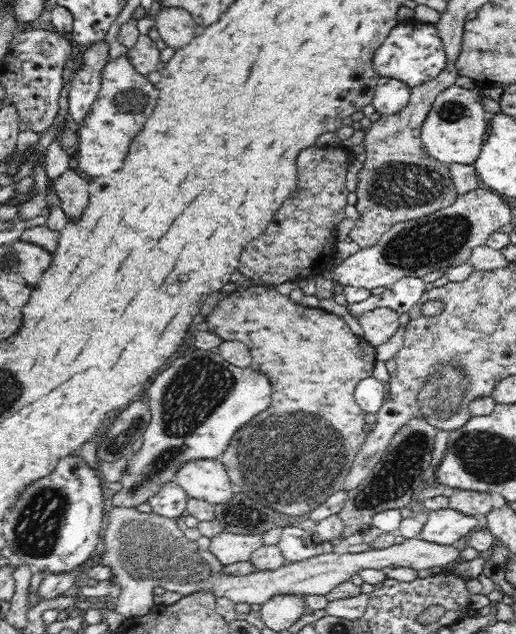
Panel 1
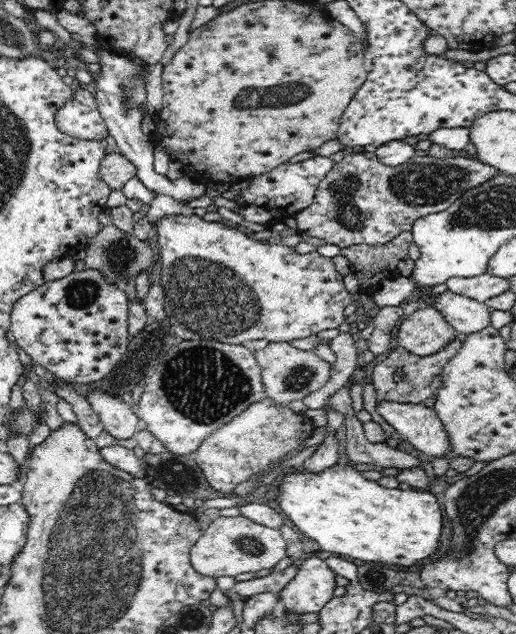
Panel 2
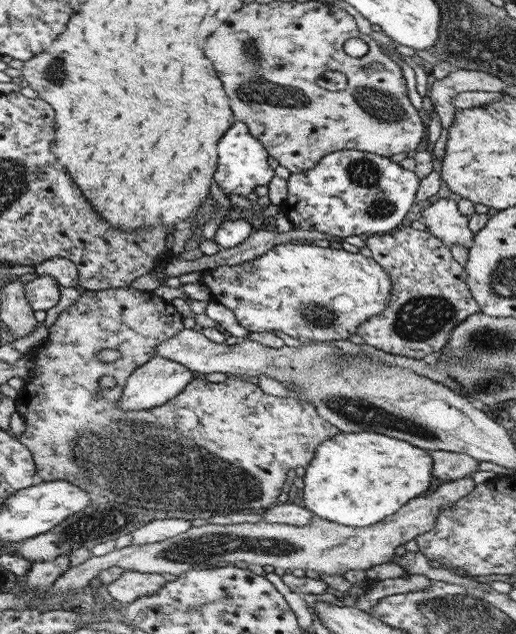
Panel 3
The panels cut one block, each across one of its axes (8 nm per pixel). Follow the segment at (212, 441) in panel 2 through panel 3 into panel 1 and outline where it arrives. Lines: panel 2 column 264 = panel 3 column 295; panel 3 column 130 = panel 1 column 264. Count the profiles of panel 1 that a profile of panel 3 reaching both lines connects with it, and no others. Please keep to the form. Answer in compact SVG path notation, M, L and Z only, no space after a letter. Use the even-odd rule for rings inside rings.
M254 285L252 288L241 289L225 300L221 300L216 308L206 316L209 331L220 336L223 341L239 341L250 349L251 357L253 358L251 367L256 370L261 370L264 374L267 374L271 378L272 383L272 402L271 406L260 415L256 415L250 422L247 422L243 427L238 429L232 440L230 440L227 449L220 454L219 459L226 467L227 473L231 480L234 482L240 482L244 480L242 486L248 486L246 492L250 492L248 496L258 500L260 504L268 506L277 510L278 512L287 514L291 517L297 517L302 519L310 513L311 510L322 504L331 494L336 494L336 491L340 490L344 486L345 477L347 476L349 468L353 464L353 458L356 458L357 452L360 450L361 445L367 437L364 431L365 413L360 409L360 406L355 400L355 388L356 384L364 378L372 376L372 370L374 370L374 362L376 362L376 349L372 347L364 338L356 336L352 333L352 330L344 321L344 317L336 316L336 314L330 314L320 310L320 308L303 308L300 304L294 303L289 297L282 296L276 292L275 289L270 287L263 287Z

